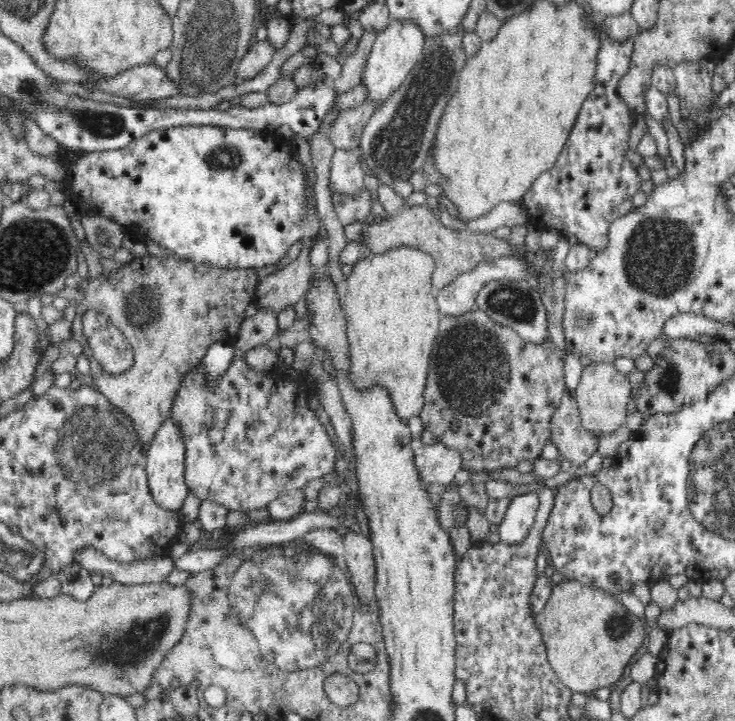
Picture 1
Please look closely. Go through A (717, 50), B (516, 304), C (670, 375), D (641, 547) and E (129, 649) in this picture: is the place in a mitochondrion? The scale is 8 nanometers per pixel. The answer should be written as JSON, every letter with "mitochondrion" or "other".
{"A":"other","B":"mitochondrion","C":"mitochondrion","D":"other","E":"mitochondrion"}

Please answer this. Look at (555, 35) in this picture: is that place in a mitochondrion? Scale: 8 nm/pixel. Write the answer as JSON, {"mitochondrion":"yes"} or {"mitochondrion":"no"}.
{"mitochondrion":"no"}

